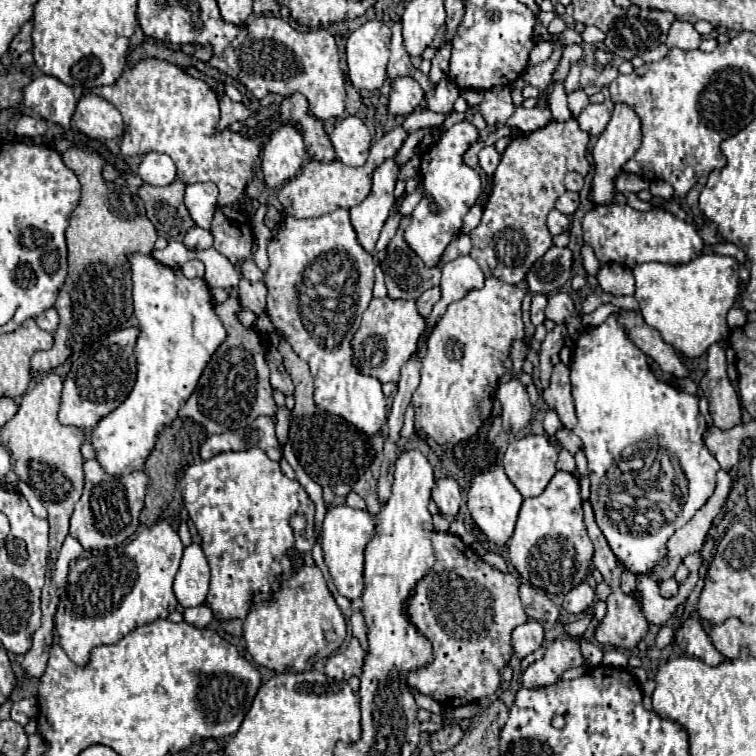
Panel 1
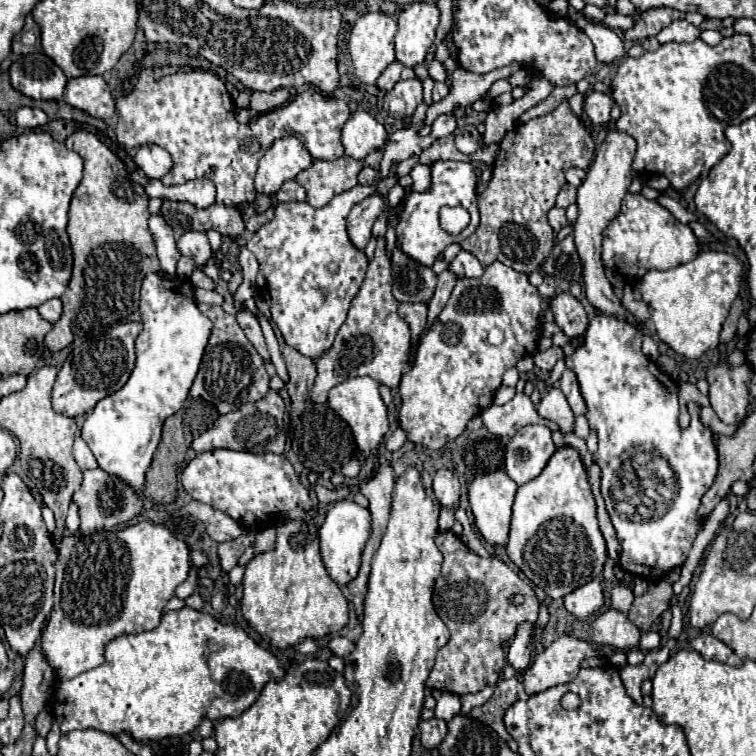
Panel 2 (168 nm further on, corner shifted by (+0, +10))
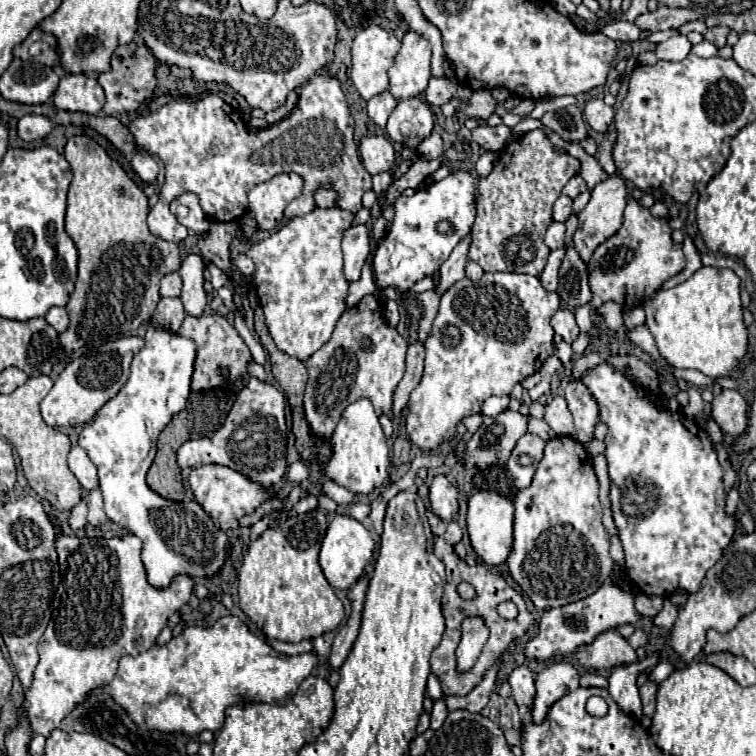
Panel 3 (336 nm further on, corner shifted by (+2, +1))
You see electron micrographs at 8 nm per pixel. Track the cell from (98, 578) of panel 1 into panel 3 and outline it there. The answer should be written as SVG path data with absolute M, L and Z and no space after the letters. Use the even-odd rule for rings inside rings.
M135 534L117 536L117 538L77 538L77 536L57 536L55 550L59 556L59 572L61 584L57 588L61 604L51 618L45 634L37 644L39 664L35 668L35 680L25 692L25 712L33 726L35 734L49 738L49 734L59 728L61 720L73 710L73 706L81 704L87 692L95 686L107 684L113 680L117 672L117 660L125 654L137 656L149 650L159 632L165 628L167 618L177 612L193 592L193 580L187 574L177 574L167 588L157 590L149 586L145 578L145 566L141 562L141 538Z

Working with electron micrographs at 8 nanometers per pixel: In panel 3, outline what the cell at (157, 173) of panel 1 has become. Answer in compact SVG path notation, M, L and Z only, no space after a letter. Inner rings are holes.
M137 152L133 156L133 160L131 160L131 166L133 166L133 170L139 174L139 178L143 182L155 182L157 176L159 176L159 164L157 164L157 160L153 156L145 154L145 152L143 154Z

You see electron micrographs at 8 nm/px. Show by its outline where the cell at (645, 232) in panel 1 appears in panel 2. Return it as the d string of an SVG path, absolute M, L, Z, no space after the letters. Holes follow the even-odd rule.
M627 193L619 215L603 231L603 265L623 275L629 283L637 283L647 271L667 271L687 261L693 261L699 253L699 241L691 227L679 223L657 201L645 199L641 193Z

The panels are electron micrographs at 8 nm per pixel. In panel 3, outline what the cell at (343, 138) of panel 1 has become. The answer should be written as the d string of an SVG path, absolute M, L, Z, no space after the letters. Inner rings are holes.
M363 136L359 138L359 160L369 174L387 172L395 166L395 150L387 136Z

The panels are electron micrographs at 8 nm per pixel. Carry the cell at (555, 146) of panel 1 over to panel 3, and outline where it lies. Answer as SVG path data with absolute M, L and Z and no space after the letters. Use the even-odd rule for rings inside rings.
M531 130L517 140L509 142L503 150L497 152L497 162L487 178L479 180L479 198L477 198L477 220L471 232L469 260L477 262L485 272L517 272L539 276L547 264L549 248L545 246L545 230L553 222L551 210L555 200L561 196L563 186L577 176L581 162L567 152L559 152L545 130Z

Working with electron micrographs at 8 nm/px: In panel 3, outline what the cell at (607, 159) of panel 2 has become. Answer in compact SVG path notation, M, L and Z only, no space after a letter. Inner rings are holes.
M609 174L607 180L599 182L591 190L591 200L579 212L579 226L577 226L575 234L573 234L573 246L581 254L581 260L585 264L589 264L589 258L591 258L593 250L621 228L625 206L627 206L627 186L625 186L625 180L619 174Z

